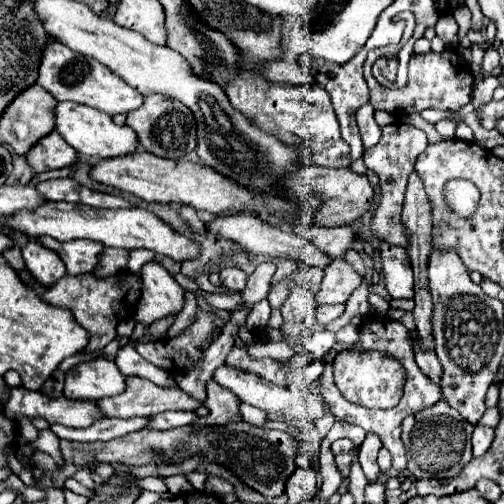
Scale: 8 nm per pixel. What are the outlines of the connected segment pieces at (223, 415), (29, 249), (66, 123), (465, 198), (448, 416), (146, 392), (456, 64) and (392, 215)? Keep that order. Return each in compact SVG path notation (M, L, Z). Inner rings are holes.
M214 380L208 382L208 398L210 398L210 414L204 418L198 418L196 424L226 424L226 422L238 422L242 420L240 410L238 410L238 396L216 384Z
M36 240L22 246L22 258L32 276L44 286L56 284L66 274L66 266L60 256Z
M58 104L56 106L56 130L62 134L62 138L78 150L80 156L86 156L86 158L96 158L100 156L102 160L106 158L118 158L118 156L128 156L128 154L134 154L140 146L138 142L138 136L136 132L130 128L130 126L118 126L112 122L112 116L106 114L106 112L100 112L96 108L90 108L90 106L84 106L84 104Z
M450 180L446 186L446 200L456 214L470 216L472 210L476 210L480 194L476 192L476 186L468 180Z
M444 400L424 412L408 416L404 420L404 446L408 452L408 470L414 478L422 478L422 468L464 468L472 460L472 436L470 426L456 410L448 408Z
M130 376L126 392L120 396L104 398L100 408L110 418L132 418L156 416L166 410L196 410L200 404L200 400L194 400L180 388L162 388L150 380Z
M444 48L438 52L426 52L426 54L414 54L410 60L410 80L408 86L402 90L390 90L376 82L376 78L370 72L370 62L364 64L364 78L370 88L370 104L376 110L386 110L396 116L422 112L426 108L438 108L438 110L460 110L466 106L472 98L474 90L474 76L470 70L470 64L462 58L460 52L452 48Z
M400 122L400 124L390 124L390 126L382 128L380 142L374 148L364 150L362 158L366 162L366 168L374 170L380 178L380 200L378 200L378 208L372 216L372 226L370 228L384 242L404 246L406 232L404 232L404 226L400 224L400 210L402 210L404 190L406 190L408 176L414 170L416 158L420 156L420 152L424 152L426 146L428 146L428 140L426 140L426 134L422 130Z

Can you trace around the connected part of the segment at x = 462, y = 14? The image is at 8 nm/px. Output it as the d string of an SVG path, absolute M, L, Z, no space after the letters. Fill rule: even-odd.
M458 6L456 10L454 10L454 18L456 18L456 22L458 22L458 26L460 26L460 30L458 30L458 40L460 38L464 38L466 34L468 34L468 30L470 30L470 18L472 18L472 14L470 14L470 10L468 10L468 6Z

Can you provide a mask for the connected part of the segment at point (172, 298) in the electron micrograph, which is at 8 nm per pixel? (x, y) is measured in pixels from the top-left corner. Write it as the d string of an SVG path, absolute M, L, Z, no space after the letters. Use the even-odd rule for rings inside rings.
M148 262L142 272L142 298L136 306L134 320L138 324L152 324L156 320L178 316L184 306L184 290L180 284L160 268L156 262Z

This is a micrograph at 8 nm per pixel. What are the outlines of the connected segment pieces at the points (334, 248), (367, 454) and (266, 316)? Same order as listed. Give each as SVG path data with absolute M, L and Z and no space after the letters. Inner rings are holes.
M312 226L304 232L302 228L296 228L294 232L316 244L316 248L320 248L322 252L328 252L328 256L332 258L344 256L354 246L354 240L358 236L358 232L352 226L338 226L338 228Z
M368 432L366 440L360 446L360 456L358 458L360 458L360 466L362 466L362 470L364 470L364 474L370 482L374 482L378 472L380 472L380 468L376 464L376 456L378 456L380 448L382 448L380 438L374 432Z
M262 300L262 302L254 304L252 312L248 314L248 320L246 320L248 330L262 330L262 328L266 328L266 324L270 320L270 312L272 312L272 308L270 308L268 300Z

